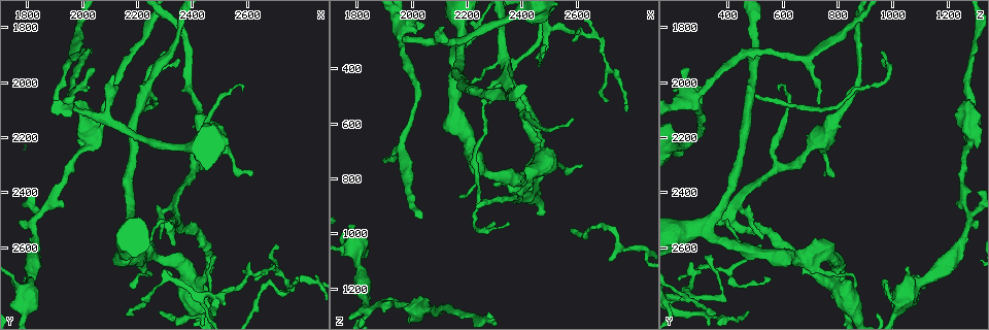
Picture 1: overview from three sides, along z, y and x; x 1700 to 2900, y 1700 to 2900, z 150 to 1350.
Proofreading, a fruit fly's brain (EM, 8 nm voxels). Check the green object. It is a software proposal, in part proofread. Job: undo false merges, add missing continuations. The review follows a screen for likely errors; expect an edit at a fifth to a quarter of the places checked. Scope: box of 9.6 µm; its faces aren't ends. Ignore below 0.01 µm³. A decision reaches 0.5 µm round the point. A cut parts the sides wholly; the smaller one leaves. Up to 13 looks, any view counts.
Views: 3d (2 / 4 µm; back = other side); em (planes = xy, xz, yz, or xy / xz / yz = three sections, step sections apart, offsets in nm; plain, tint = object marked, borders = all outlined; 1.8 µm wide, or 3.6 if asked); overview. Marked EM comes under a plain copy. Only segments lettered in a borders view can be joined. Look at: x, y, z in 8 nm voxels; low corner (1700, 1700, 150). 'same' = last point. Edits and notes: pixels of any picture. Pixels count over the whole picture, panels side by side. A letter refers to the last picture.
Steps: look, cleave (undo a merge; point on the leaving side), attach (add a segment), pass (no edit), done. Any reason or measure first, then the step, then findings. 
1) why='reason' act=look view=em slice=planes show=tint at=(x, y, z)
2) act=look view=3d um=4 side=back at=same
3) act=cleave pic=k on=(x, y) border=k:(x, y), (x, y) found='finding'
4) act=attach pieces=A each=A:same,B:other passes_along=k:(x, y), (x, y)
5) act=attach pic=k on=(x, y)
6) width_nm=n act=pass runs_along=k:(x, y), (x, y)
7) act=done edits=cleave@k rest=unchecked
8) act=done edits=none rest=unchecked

why='thick turns thin' act=look view=3d um=2 at=(2250, 2690, 750)

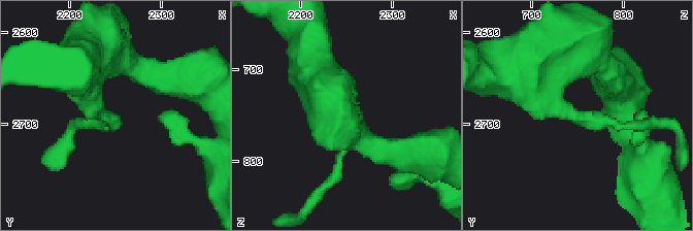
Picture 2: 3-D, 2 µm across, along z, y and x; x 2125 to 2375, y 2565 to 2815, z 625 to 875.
act=look view=em slice=xz step=4 show=borders at=(2244, 2696, 752)

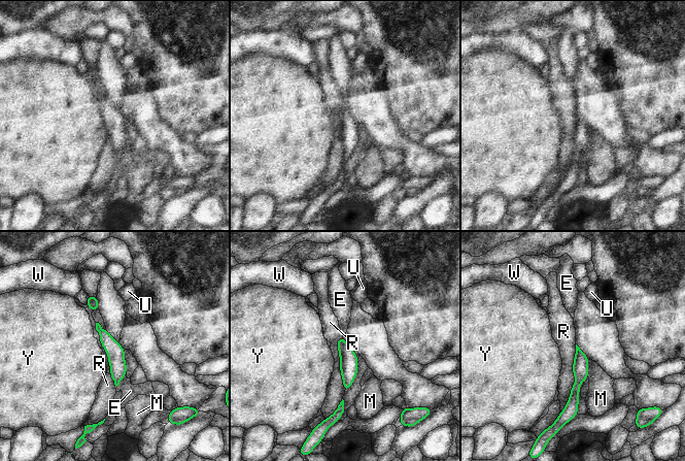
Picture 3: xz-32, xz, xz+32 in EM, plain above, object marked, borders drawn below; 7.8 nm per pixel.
act=look view=em slice=planes show=borders at=same

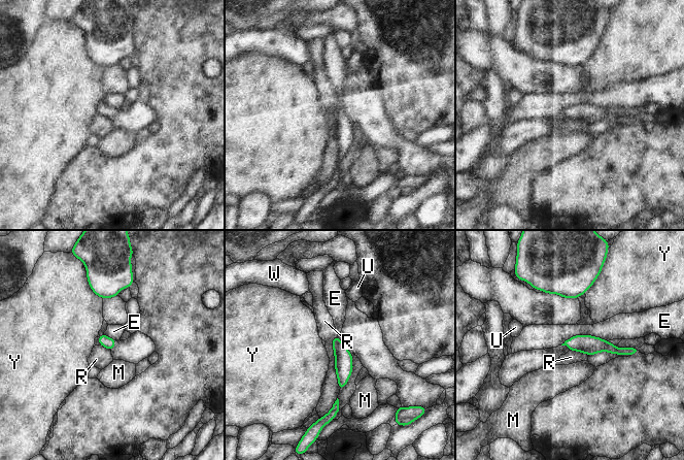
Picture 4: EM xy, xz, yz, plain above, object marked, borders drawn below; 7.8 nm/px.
longest_contact=R:440nm act=pass each=E:other,M:other,R:other,U:other,W:other,Y:other runs_along=4:(568, 342), (633, 351) found='continuous, no second neuron'

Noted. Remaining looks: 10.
why='tapers out' act=look view=3d um=2 at=(2710, 2770, 1100)

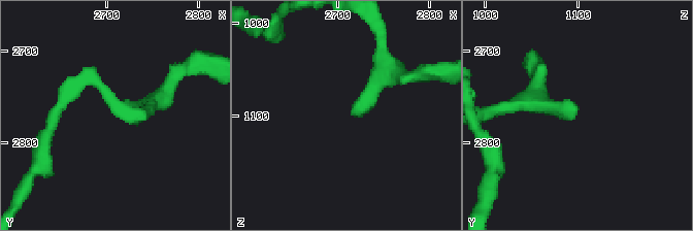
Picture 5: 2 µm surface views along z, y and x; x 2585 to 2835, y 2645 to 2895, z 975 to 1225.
act=look view=em slice=planes show=borders at=(2718, 2764, 1100)

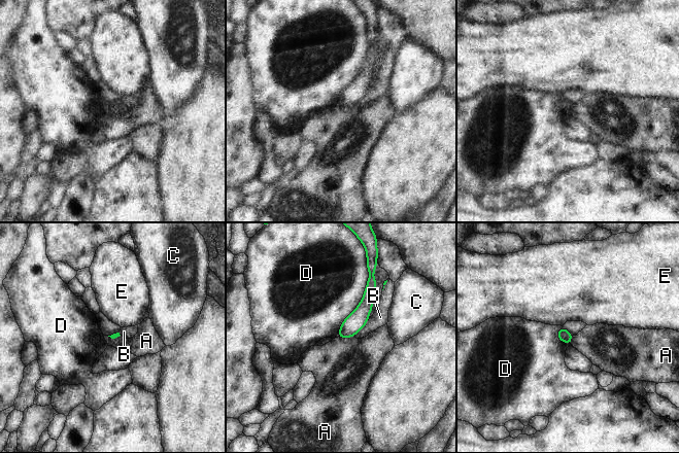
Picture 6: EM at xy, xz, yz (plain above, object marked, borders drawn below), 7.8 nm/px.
act=pass each=A:other,B:other,C:other,D:other,E:other runs_along=6:(373, 285), (363, 311), (340, 335) found='no lettered segment goes on from it'

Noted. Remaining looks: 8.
why='a narrow waist' act=look view=em slice=planes show=tint at=(2170, 2610, 460)

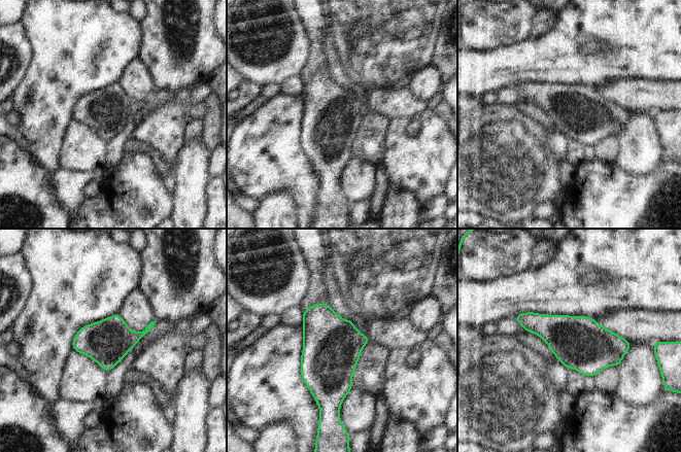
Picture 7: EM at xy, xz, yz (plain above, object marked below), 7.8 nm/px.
act=look view=em slice=planes show=borders at=same

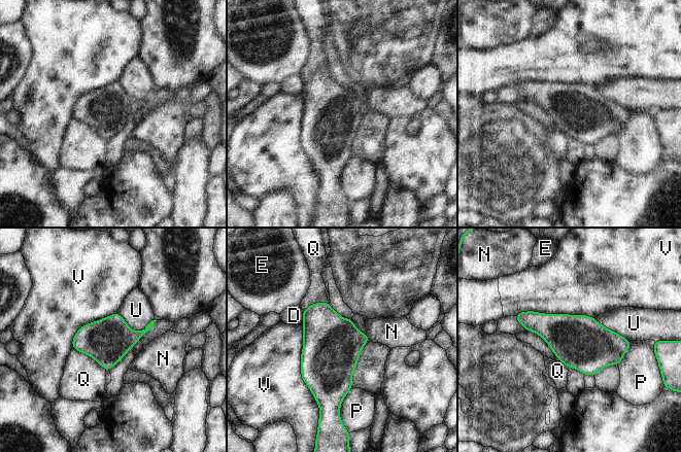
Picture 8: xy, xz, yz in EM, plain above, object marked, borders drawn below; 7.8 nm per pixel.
act=cleave pic=8 on=(136, 336) each=D:other,E:other,N:other,P:other,Q:other,U:other,V:other found='a second neuron is stuck on'

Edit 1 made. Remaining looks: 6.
act=look view=overview

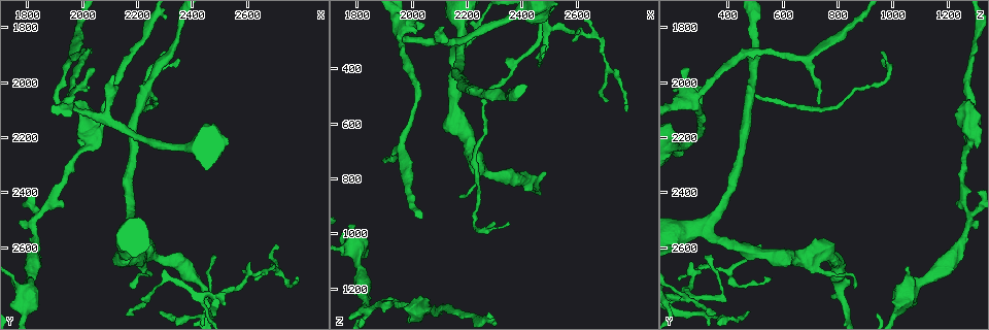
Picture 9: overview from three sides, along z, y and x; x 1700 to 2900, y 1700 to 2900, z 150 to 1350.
why='arms part here' act=look view=em slice=xy step=8 show=tint at=(2040, 2180, 1290)

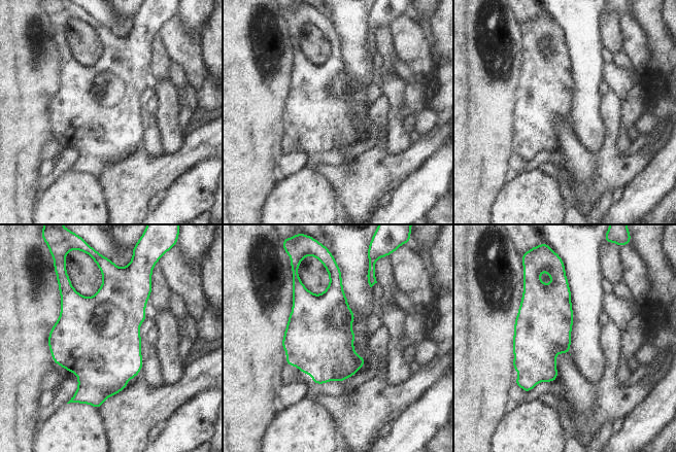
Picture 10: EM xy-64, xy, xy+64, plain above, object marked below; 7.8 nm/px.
why='what lies round it' act=look view=em slice=xy step=8 show=borders at=same

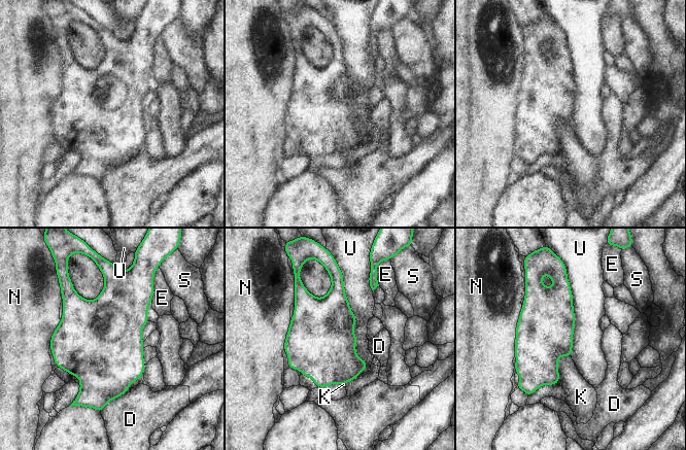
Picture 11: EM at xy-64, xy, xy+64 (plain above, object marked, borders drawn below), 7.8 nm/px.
act=pass each=D:other,E:other,K:other,N:other,S:other,U:other border=11:(341, 272), (362, 373) found='all the same neuron'

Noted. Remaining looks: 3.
why='four arms meet' act=look view=3d um=4 at=(1950, 2080, 280)

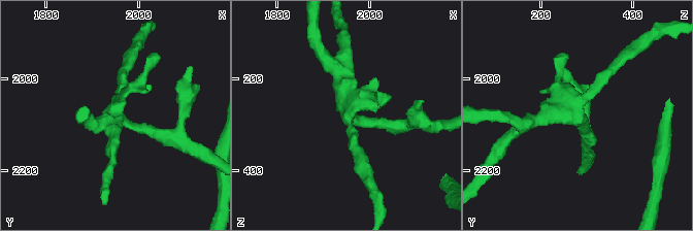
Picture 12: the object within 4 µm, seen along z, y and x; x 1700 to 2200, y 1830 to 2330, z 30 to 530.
why='need the tissue' act=look view=em slice=planes show=borders at=(1955, 2085, 285)

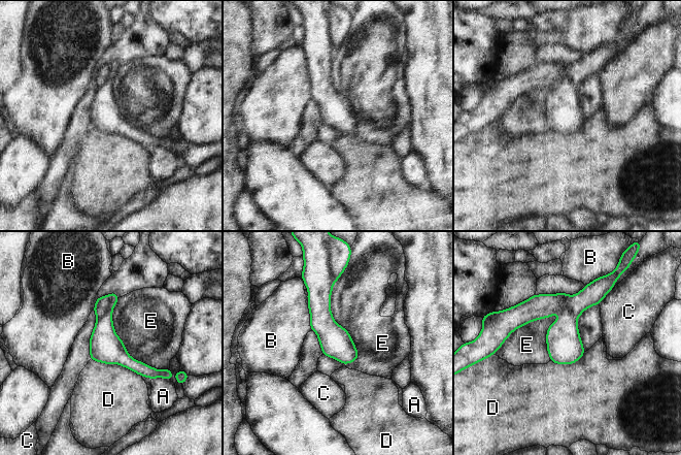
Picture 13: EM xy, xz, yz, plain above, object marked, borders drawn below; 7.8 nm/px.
width_nm=240 longest_contact=E:550nm act=pass each=A:other,B:other,C:other,D:other,E:other found='continuous, no second neuron'

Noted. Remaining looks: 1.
act=done edits=cleave@8 rest=unchecked

